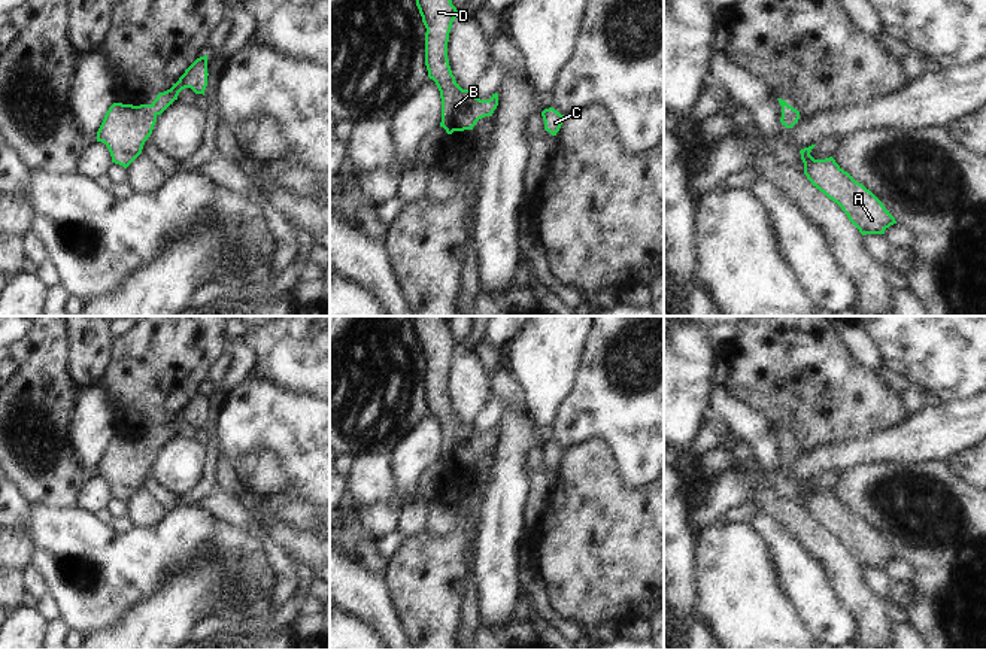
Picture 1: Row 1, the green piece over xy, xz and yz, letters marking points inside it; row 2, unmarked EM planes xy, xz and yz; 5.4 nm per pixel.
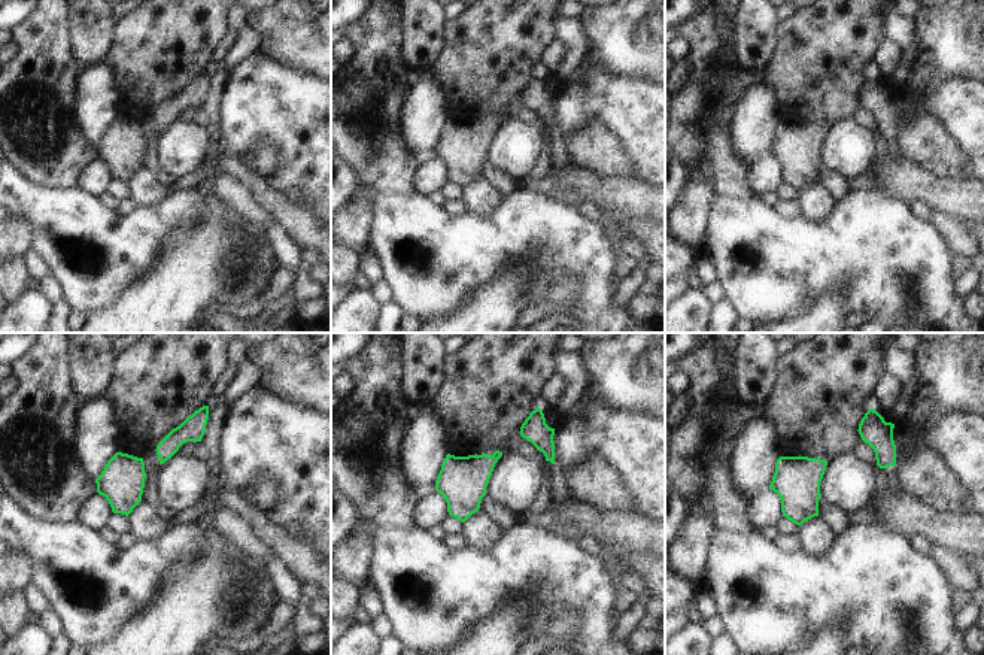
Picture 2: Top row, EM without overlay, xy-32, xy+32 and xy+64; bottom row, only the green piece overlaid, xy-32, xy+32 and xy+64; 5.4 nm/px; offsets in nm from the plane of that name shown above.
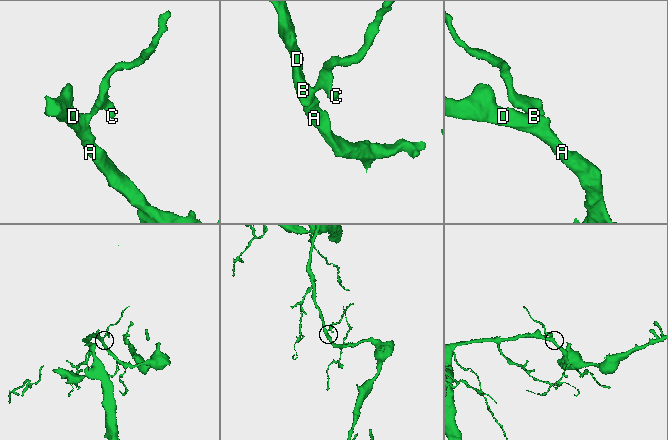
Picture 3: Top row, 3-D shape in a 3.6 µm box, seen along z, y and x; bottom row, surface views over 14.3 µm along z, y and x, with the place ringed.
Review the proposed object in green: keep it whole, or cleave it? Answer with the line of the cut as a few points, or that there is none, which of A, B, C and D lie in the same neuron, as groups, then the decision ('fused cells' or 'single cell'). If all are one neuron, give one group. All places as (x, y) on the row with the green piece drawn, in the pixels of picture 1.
no cut; A B C D; single cell

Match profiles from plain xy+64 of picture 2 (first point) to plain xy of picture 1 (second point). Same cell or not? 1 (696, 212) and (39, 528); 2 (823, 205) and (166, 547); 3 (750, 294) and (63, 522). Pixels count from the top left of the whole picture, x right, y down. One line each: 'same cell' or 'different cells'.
1: different cells
2: different cells
3: same cell

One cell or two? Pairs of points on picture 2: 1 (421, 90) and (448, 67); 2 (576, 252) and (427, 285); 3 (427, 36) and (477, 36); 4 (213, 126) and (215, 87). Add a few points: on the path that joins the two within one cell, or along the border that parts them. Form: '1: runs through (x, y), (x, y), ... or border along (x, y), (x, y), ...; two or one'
1: border along (428, 72), (442, 88), (449, 105); two
2: runs through (538, 236), (509, 236), (464, 254); one
3: border along (446, 21), (442, 51), (430, 69); two
4: runs through (213, 117), (213, 96); one

